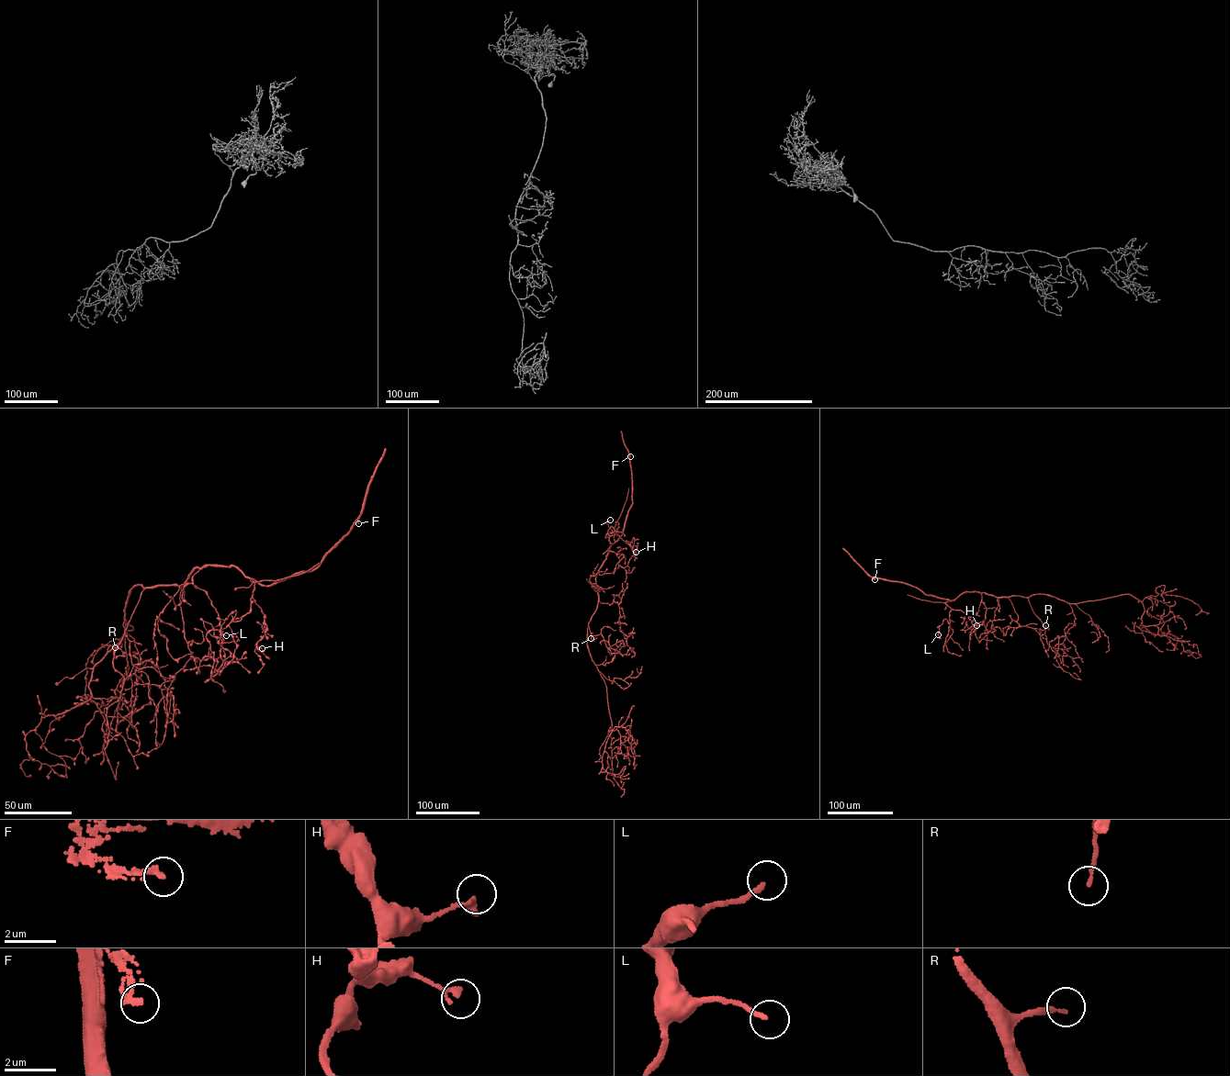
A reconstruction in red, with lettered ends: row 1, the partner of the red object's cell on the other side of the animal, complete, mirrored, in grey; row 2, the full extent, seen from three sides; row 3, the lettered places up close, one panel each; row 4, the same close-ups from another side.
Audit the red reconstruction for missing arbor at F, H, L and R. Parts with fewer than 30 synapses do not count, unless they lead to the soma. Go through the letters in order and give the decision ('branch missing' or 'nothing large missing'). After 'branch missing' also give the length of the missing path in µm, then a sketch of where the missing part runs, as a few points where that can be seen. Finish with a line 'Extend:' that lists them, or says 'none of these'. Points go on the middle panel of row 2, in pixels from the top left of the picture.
F: nothing large missing
H: nothing large missing
L: nothing large missing
R: branch missing | 35 µm | (591, 638), (594, 650)
Extend: R

